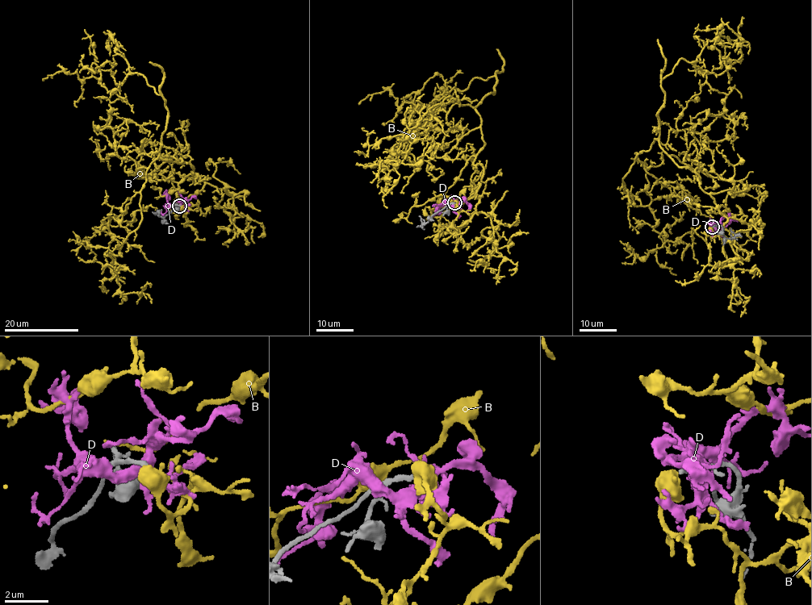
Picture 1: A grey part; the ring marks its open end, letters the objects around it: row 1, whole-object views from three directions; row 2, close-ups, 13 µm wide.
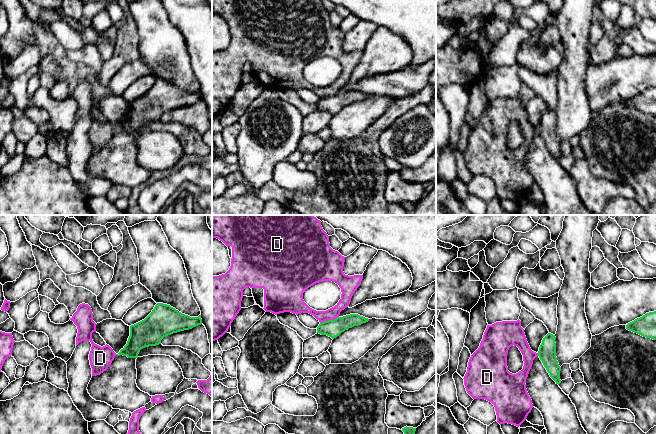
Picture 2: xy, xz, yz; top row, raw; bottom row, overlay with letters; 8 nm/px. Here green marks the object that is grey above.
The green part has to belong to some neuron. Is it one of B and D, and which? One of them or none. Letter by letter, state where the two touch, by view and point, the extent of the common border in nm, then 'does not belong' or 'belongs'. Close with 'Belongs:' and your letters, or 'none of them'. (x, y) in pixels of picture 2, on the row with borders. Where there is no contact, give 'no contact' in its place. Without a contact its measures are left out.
B: no contact | belongs
D: xz (329, 320) | 160 nm | does not belong
Belongs: B

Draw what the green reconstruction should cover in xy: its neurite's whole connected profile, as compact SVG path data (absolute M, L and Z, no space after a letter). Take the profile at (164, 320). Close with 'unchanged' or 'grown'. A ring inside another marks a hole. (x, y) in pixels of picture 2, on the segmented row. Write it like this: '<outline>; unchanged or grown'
M157 303L144 320L130 326L127 344L118 354L138 358L141 349L159 345L164 337L201 324L201 315L190 317L170 305Z; unchanged

